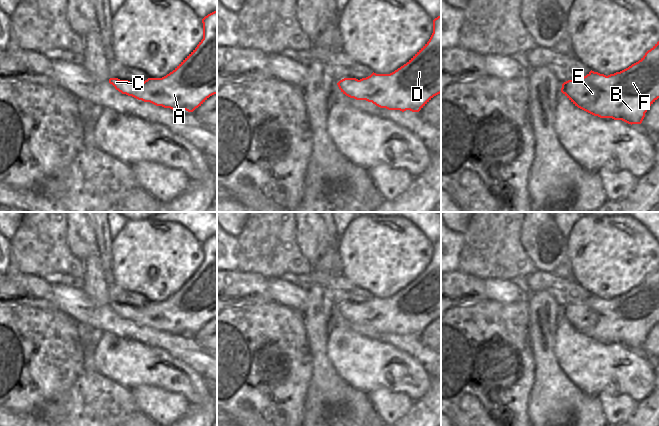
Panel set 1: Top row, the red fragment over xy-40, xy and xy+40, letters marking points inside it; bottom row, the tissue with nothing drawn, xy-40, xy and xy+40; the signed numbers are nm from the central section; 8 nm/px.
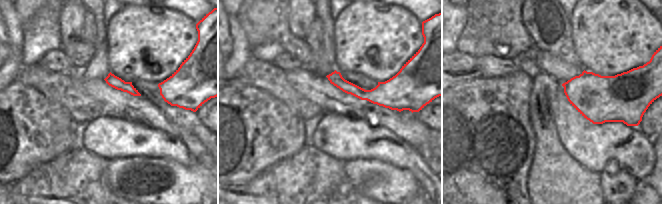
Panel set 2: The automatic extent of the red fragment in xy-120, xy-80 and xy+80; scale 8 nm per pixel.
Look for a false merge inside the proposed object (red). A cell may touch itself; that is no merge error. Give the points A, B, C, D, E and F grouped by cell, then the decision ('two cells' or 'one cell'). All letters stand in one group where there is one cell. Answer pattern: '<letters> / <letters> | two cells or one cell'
A B C D E F | one cell

